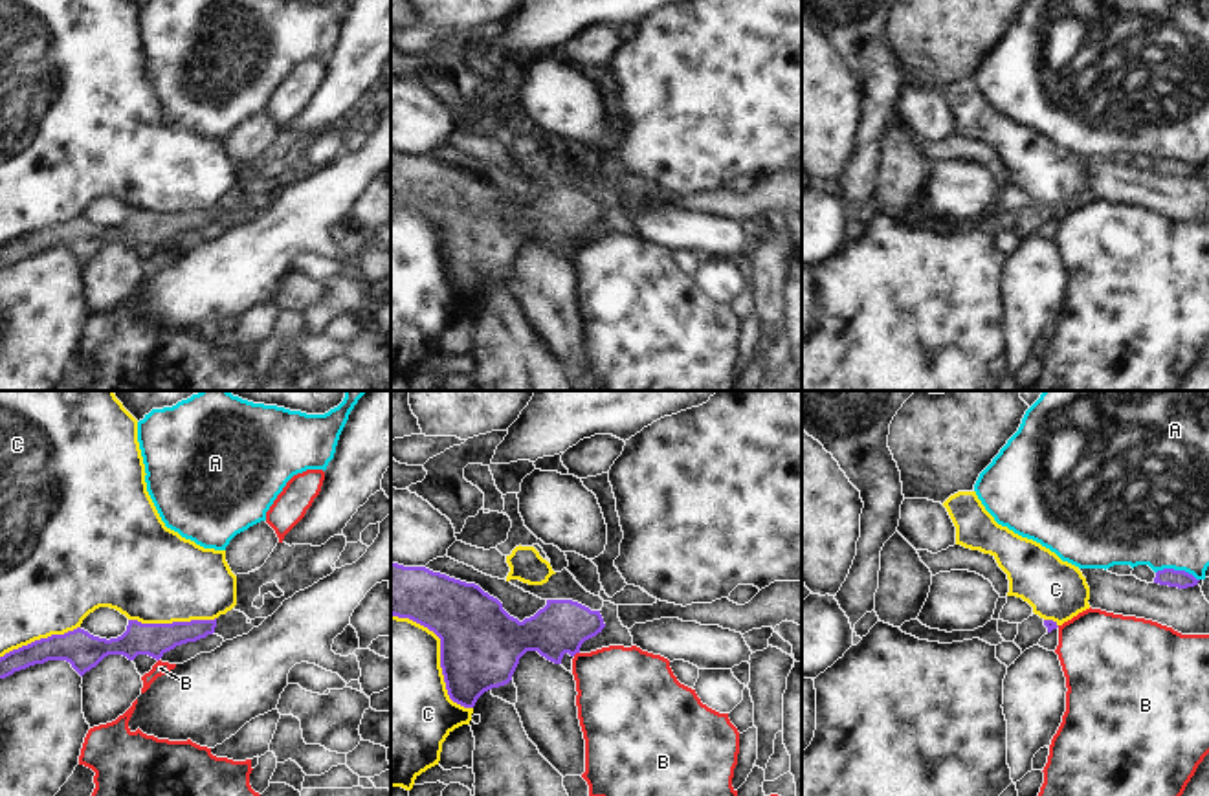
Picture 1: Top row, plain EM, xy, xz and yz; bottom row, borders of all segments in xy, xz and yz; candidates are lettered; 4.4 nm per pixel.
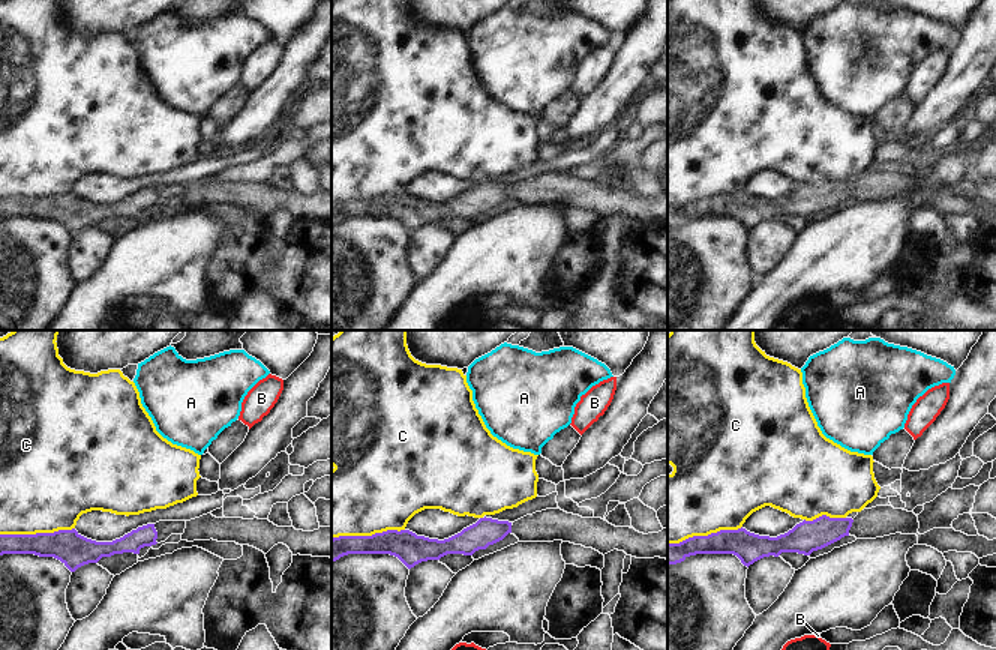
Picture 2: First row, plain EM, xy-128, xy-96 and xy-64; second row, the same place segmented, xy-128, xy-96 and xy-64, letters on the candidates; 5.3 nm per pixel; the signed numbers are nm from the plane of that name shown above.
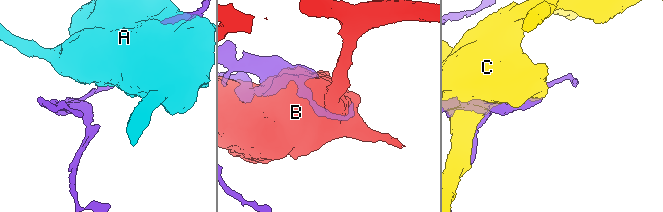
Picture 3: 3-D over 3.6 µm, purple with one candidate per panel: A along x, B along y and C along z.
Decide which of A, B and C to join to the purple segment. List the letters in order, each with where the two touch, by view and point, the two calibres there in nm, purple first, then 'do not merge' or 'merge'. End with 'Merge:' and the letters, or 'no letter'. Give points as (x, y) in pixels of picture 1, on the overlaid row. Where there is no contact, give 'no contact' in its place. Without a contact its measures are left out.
A: yz (1178, 571) | 80/440 nm | do not merge
B: xz (575, 653) | 240/360 nm | do not merge
C: xz (441, 655) | 360/460 nm | do not merge
Merge: no letter

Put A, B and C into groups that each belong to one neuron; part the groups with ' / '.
A / B / C

